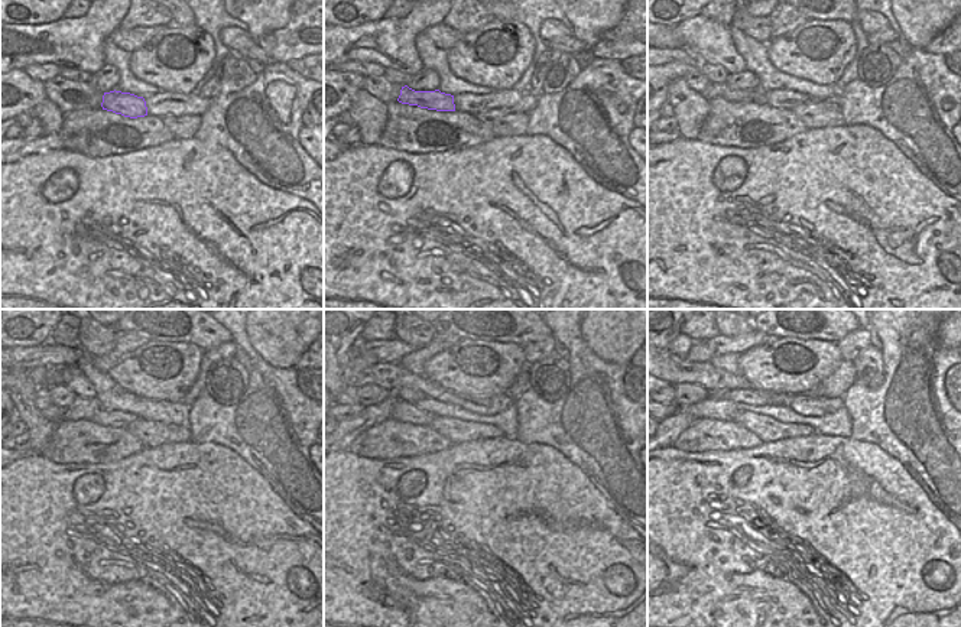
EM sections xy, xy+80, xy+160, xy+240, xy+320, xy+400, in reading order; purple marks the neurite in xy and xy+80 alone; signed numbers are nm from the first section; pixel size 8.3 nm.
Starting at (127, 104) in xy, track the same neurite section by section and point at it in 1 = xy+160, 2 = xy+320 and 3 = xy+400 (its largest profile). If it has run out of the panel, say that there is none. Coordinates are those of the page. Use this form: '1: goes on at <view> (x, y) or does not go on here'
1: goes on at xy+160 (716, 90)
2: goes on at xy+320 (353, 411)
3: goes on at xy+400 (677, 408)

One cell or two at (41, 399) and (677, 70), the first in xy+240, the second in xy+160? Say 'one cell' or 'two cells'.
two cells

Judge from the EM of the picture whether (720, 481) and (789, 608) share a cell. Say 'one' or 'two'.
one

